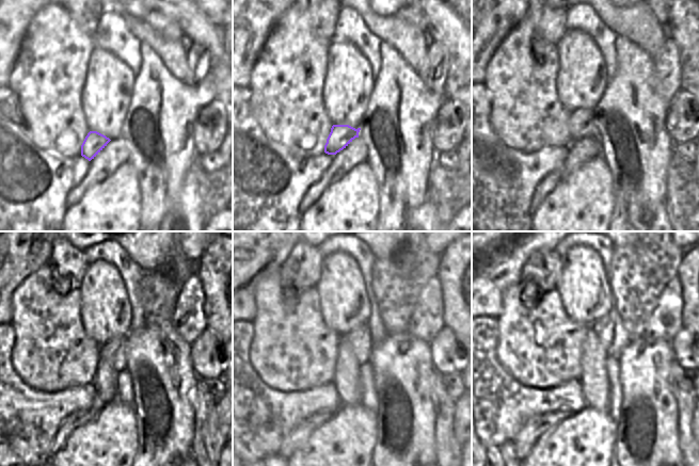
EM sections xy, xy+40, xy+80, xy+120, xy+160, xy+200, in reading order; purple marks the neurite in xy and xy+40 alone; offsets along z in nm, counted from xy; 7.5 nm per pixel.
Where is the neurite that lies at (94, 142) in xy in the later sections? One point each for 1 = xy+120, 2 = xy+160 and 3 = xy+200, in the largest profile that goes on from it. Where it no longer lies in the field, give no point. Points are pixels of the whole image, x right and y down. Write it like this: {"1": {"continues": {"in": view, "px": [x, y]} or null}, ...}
{"1": {"continues": {"in": "xy+120", "px": [112, 359]}}, "2": {"continues": {"in": "xy+160", "px": [354, 348]}}, "3": {"continues": {"in": "xy+200", "px": [593, 379]}}}

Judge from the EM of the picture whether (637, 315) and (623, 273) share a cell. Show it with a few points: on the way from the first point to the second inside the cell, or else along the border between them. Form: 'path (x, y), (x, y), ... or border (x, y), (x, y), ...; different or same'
path (635, 304), (634, 284); same

